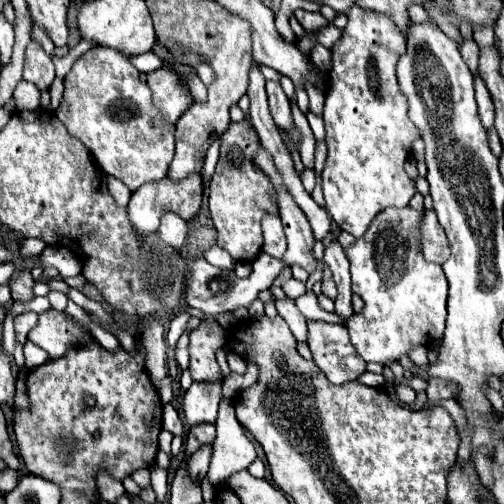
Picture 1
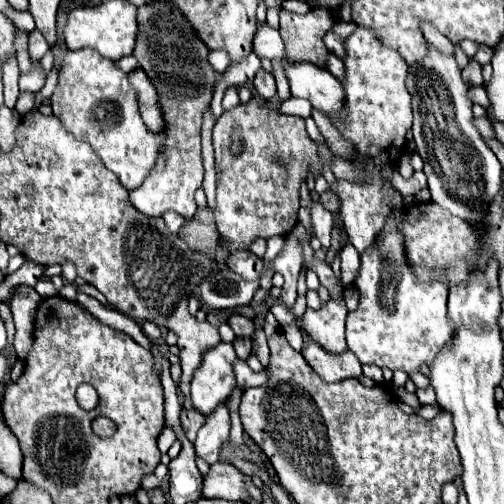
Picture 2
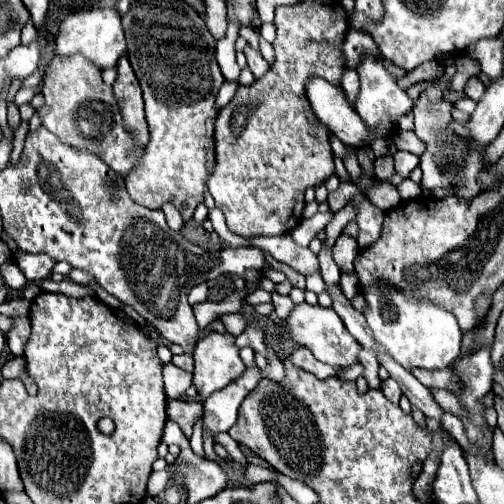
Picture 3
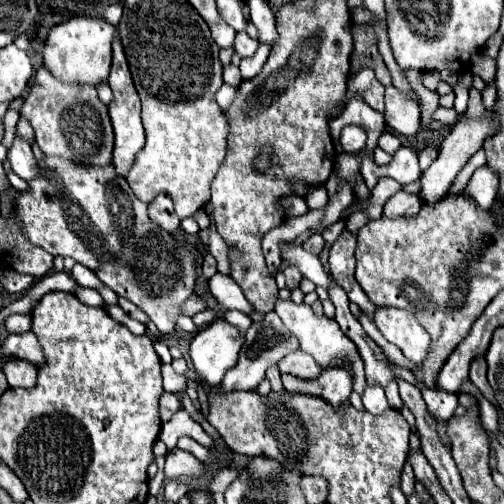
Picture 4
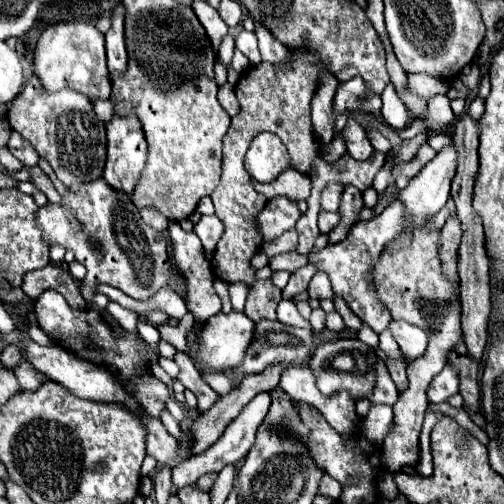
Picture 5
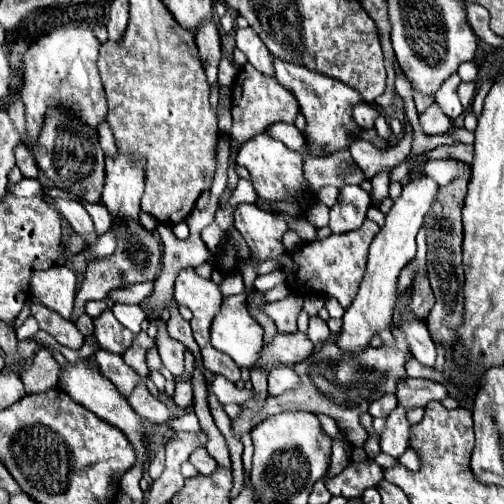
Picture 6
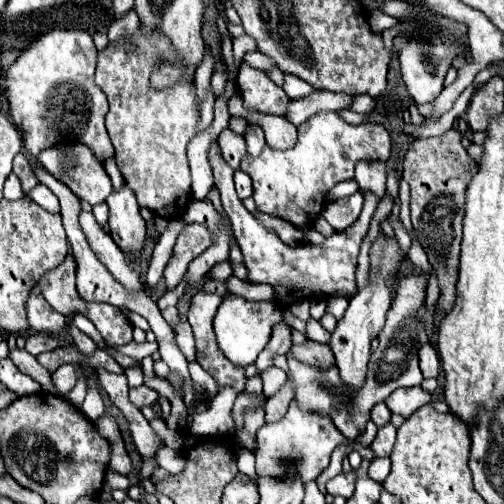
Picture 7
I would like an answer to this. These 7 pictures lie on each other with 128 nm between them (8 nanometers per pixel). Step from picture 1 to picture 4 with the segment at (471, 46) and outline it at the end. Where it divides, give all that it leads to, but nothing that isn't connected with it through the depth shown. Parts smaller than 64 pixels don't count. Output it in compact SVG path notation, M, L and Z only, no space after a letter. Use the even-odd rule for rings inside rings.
M470 88L468 90L470 94L470 100L468 100L468 110L466 110L466 118L472 120L472 118L482 118L484 116L484 106L482 106L482 94L476 90L476 88Z

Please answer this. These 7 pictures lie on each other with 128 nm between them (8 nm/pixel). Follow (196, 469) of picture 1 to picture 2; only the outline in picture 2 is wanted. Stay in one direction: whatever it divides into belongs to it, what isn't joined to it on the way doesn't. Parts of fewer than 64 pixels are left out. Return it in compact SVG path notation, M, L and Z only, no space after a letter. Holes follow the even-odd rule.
M222 402L206 416L204 426L198 430L198 438L194 442L196 454L202 456L208 464L218 462L220 448L224 440L228 440L228 434L230 434L230 410L226 402Z

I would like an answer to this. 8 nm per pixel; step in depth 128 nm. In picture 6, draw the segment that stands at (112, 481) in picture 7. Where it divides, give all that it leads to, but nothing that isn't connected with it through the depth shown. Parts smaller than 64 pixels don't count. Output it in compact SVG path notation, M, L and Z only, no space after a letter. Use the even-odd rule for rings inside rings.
M132 468L128 470L122 480L120 480L120 490L126 492L132 500L142 500L142 490L140 490L140 478L142 478L142 468Z

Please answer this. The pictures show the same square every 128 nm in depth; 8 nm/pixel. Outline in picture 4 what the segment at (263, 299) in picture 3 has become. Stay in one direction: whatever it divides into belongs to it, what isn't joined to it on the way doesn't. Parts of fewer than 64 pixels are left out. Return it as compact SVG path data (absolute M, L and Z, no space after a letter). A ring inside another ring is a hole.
M291 299L276 300L276 308L274 310L282 318L282 322L286 324L286 328L294 336L298 336L300 348L304 352L308 352L322 368L328 368L330 362L334 362L334 360L348 360L348 362L352 362L352 368L354 368L354 392L358 392L362 396L362 392L366 388L364 362L360 360L360 354L358 354L356 346L352 344L352 340L348 340L348 336L344 336L344 332L340 332L340 326L334 320L326 318L324 314L316 316L308 304L294 304Z

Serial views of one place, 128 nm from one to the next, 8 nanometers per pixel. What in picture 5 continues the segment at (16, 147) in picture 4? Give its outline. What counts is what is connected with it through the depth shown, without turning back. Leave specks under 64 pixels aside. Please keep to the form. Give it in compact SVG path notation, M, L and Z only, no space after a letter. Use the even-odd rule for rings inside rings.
M28 168L32 172L32 182L46 194L46 198L54 204L62 204L62 196L56 192L54 184L50 182L50 178L40 170L40 168Z

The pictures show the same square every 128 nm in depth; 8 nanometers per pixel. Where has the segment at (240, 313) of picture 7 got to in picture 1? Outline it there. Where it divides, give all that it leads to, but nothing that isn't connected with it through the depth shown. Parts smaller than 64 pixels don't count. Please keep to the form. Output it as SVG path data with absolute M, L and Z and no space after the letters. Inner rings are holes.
M194 382L184 394L184 414L188 424L214 424L222 400L220 382Z

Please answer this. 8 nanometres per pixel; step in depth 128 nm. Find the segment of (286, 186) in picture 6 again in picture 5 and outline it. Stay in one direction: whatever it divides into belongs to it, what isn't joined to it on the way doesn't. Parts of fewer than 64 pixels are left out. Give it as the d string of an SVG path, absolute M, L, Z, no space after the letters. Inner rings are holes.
M260 132L244 156L244 168L258 182L274 182L282 172L292 168L292 162L276 134Z

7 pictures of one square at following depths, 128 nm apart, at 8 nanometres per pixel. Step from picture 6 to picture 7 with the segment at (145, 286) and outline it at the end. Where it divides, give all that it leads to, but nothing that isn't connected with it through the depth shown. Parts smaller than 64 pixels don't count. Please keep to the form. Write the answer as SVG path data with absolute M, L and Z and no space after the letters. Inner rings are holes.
M182 220L170 222L168 228L166 228L166 232L160 236L158 244L154 246L154 252L152 252L152 258L150 258L150 264L148 264L148 272L146 272L146 284L150 288L154 288L158 284L158 280L162 278L164 266L168 264L168 260L172 256L172 248L174 248L176 236L180 234L182 228L184 228Z

